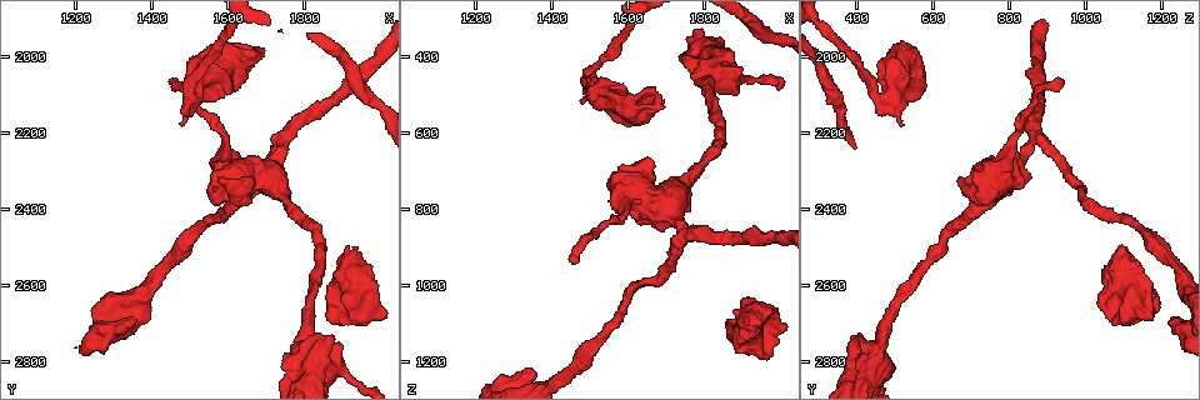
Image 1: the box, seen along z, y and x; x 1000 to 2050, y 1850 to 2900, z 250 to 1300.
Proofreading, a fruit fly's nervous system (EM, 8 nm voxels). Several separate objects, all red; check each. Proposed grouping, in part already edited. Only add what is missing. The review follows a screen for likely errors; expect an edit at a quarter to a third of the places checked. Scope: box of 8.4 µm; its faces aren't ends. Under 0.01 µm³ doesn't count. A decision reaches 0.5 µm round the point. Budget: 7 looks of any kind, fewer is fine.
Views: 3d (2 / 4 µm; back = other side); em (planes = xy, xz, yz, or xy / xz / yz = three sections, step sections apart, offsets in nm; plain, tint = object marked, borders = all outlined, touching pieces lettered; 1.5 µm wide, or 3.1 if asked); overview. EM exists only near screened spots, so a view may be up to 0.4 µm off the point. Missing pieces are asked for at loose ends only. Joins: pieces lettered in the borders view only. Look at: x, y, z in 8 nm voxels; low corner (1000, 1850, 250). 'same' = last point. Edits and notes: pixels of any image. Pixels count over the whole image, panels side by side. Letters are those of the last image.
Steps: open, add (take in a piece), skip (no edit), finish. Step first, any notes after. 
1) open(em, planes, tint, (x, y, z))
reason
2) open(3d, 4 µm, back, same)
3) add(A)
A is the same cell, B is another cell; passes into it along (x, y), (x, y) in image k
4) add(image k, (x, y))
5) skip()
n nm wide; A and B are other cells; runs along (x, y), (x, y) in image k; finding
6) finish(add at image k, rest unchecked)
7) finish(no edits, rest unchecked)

open(em, 3.1 µm, planes, borders, (1940, 2495, 1110))
branch stops here

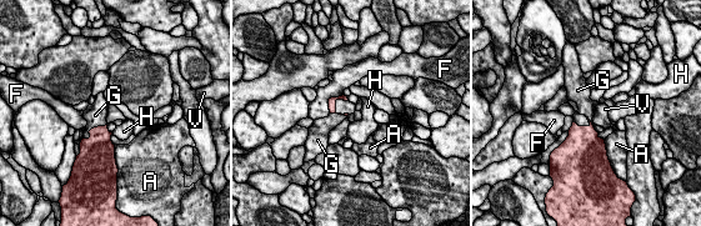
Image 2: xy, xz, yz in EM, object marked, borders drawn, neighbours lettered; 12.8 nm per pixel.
add(G)
G is the same cell, A, F, H and V are other cells; passes into it along (99, 146), (91, 129), (95, 115) in image 2; the neuron continues

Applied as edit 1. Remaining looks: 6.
open(overview)

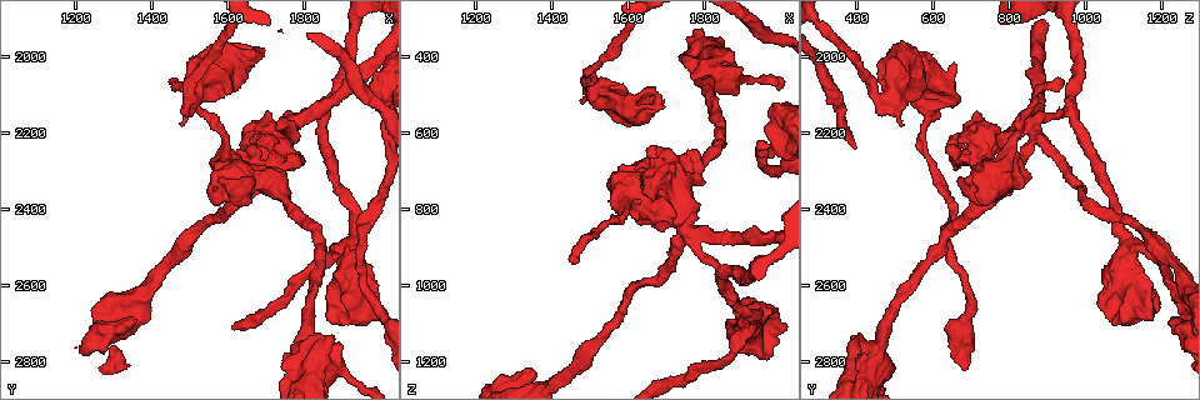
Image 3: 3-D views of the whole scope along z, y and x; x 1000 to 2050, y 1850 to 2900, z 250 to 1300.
open(em, yz, step 8, tint, (1655, 2040, 565))
branch stops here

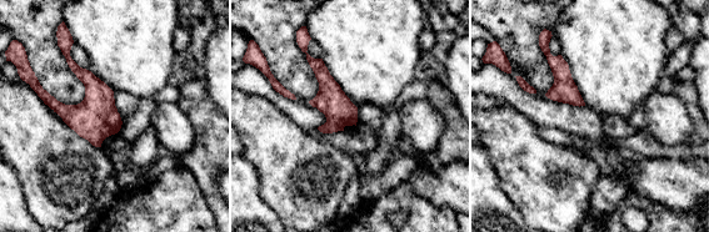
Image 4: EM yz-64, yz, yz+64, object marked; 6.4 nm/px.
open(em, planes, borders, same)

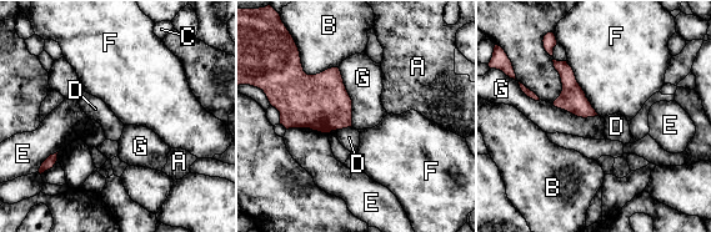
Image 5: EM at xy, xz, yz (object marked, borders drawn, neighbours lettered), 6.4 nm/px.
skip()
A, B, C, D, E, F and G are other cells; border along (338, 67), (351, 100), (353, 126) in image 5; none of them fits

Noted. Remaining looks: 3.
open(3d, 4 µm, (1355, 2700, 1220))
an open end

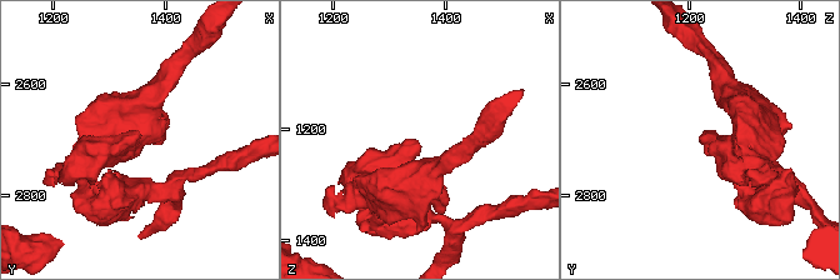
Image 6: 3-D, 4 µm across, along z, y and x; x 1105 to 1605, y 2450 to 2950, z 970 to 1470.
open(em, planes, borders, (1350, 2695, 1215))
shape alone is not enough

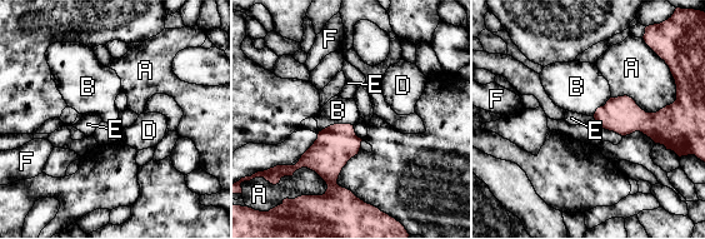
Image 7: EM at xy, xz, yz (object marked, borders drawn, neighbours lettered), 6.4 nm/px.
skip()
A touches over 420 nm; A, B, D, E and F are other cells; no lettered piece goes on from it

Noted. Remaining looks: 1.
finish(add at image 2, rest unchecked)

